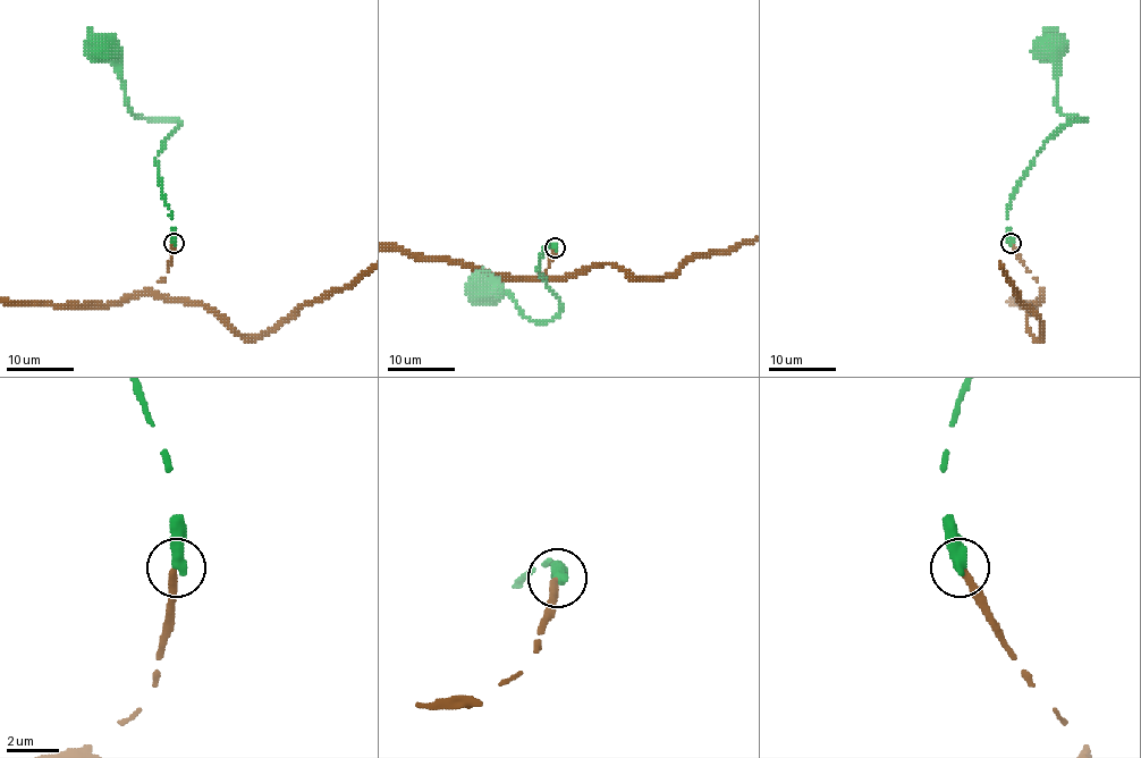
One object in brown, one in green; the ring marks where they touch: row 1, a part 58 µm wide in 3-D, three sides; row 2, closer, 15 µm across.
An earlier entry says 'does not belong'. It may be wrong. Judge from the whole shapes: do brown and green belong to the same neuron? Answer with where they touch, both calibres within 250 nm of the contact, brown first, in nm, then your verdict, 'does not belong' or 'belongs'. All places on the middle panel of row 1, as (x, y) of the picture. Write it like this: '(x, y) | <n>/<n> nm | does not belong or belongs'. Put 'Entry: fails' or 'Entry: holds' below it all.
(555, 247) | 280/480 nm | belongs
Entry: fails

